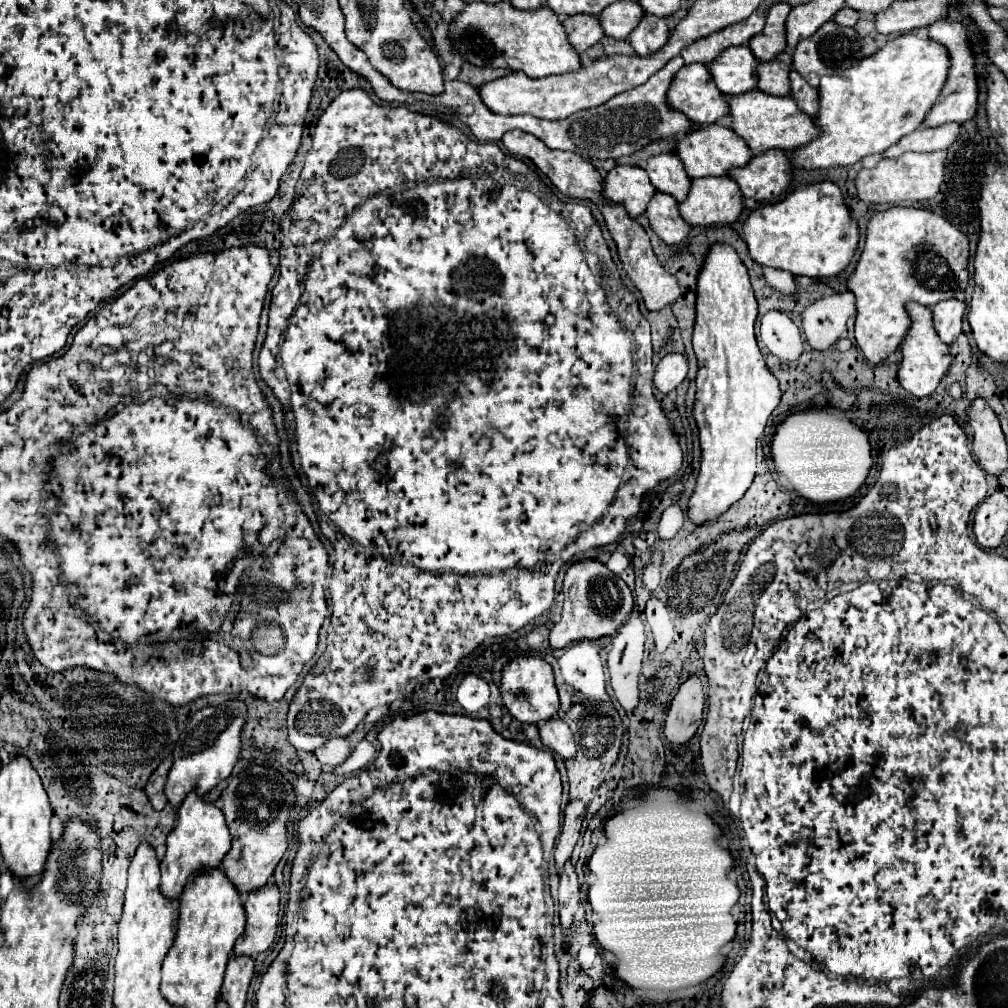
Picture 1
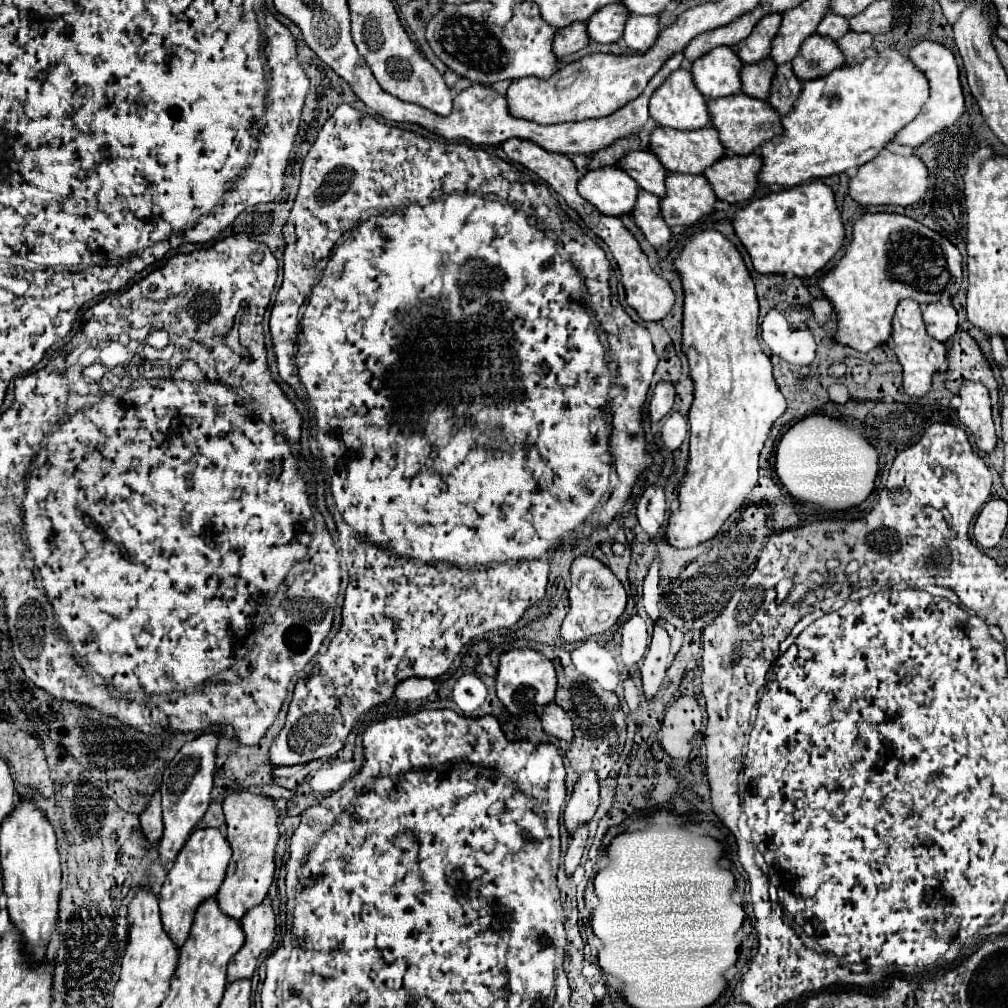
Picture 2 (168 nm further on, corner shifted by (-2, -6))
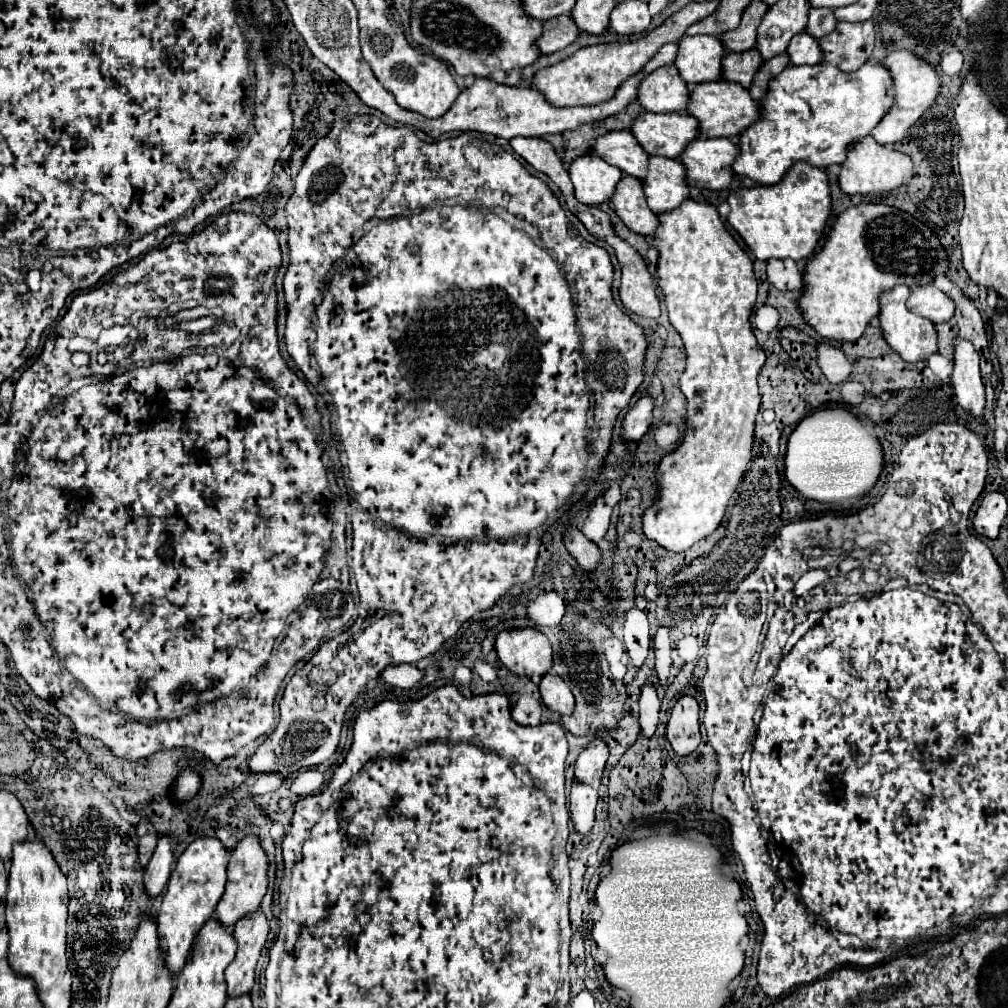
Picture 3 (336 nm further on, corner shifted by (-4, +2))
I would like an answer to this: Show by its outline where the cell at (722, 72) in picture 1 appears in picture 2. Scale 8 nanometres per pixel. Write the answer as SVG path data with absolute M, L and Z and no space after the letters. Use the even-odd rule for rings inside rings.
M718 46L690 64L694 86L706 98L722 98L740 92L742 60L728 46Z

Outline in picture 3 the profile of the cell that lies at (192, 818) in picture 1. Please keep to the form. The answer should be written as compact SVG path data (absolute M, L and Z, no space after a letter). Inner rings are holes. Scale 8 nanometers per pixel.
M214 836L196 838L178 858L176 868L166 886L166 894L162 898L162 906L158 912L158 936L160 946L166 958L166 966L172 974L178 974L188 958L190 944L196 938L202 924L212 918L212 912L224 892L226 884L226 866L228 866L228 850Z

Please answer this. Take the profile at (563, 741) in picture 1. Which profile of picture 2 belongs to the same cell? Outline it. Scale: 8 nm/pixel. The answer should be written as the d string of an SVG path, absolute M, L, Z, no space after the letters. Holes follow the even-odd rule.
M550 702L542 708L542 726L544 732L554 736L560 742L570 742L572 740L572 722L570 716L562 710L562 706L558 706L556 702Z

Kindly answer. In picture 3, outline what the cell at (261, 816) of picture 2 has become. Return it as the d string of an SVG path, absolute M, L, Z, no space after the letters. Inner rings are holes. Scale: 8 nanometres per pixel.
M246 834L230 852L226 890L216 906L216 916L220 922L224 922L226 928L232 928L244 914L260 908L260 902L268 890L268 866L268 856L256 834Z

